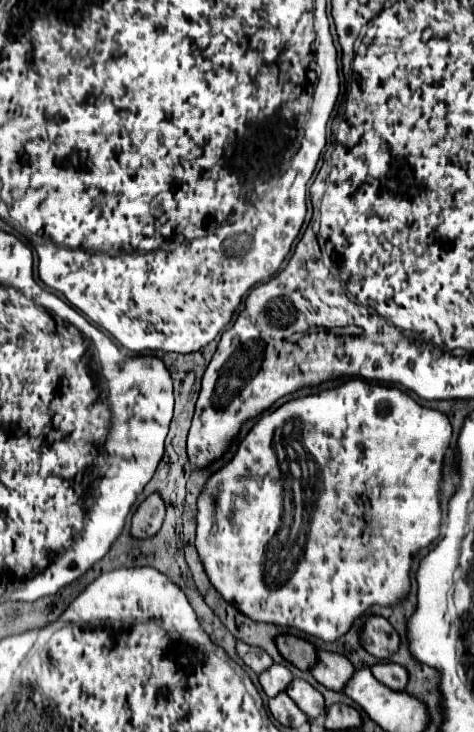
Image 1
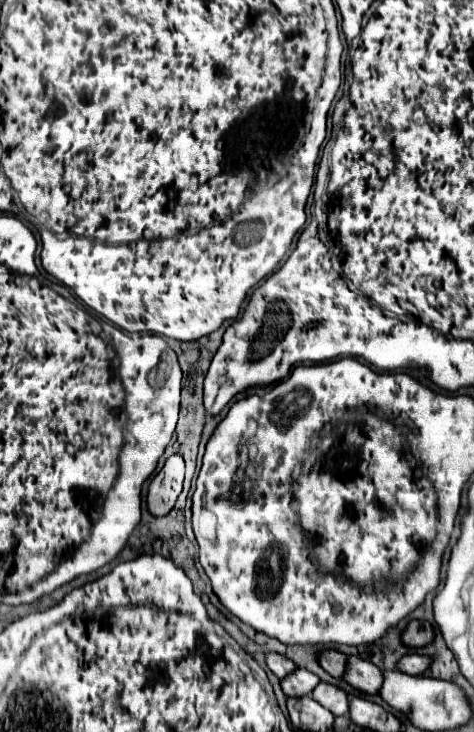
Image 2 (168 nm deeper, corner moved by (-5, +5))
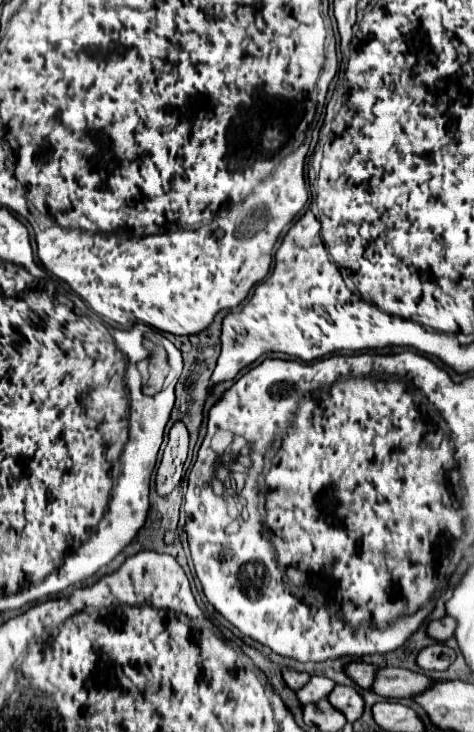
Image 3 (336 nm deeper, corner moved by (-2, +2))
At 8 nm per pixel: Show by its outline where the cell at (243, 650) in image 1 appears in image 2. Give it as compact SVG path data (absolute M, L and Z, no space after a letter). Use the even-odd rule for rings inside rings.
M266 653L266 665L278 679L282 679L286 673L296 669L296 665L292 661L288 661L286 657L280 657L278 653Z

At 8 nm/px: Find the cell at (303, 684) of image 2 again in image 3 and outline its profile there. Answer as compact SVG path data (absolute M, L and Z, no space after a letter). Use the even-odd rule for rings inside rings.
M311 676L309 684L301 690L297 690L297 698L303 702L303 704L309 704L309 702L319 702L323 698L327 698L331 694L331 690L335 688L335 682L325 678L325 676Z

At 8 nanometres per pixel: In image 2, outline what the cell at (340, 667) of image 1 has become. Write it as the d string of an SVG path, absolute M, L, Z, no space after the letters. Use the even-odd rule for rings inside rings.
M348 657L346 661L346 671L344 671L344 681L352 685L358 691L364 691L368 695L378 693L380 681L382 681L382 671L372 665L370 661L364 661L360 657Z

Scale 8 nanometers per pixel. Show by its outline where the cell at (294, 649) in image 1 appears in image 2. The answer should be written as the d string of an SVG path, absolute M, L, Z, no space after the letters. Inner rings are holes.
M322 651L318 653L318 663L324 671L328 671L332 677L342 677L344 673L344 665L346 665L346 655L338 653L338 651Z

